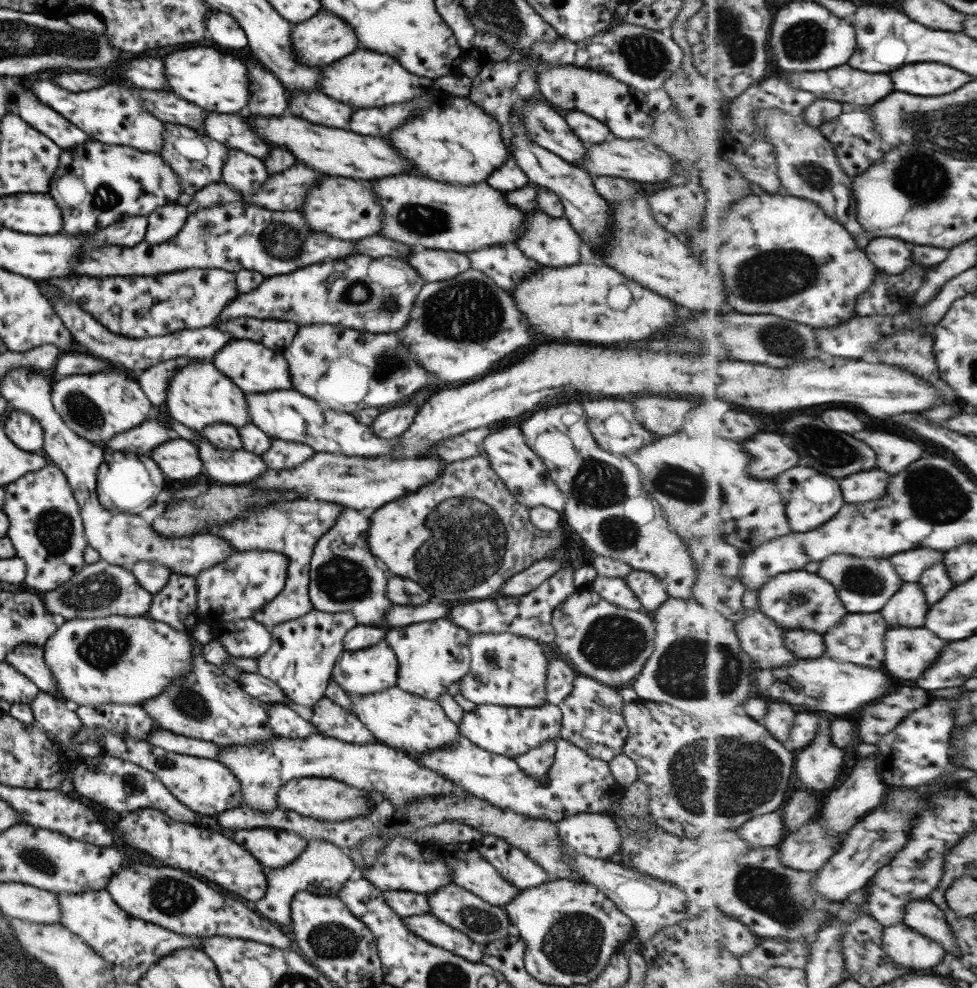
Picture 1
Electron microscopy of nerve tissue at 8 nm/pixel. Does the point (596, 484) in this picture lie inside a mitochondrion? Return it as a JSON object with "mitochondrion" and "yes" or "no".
{"mitochondrion":"yes"}

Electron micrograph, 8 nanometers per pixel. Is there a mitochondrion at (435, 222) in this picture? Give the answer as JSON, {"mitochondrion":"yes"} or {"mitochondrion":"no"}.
{"mitochondrion":"yes"}

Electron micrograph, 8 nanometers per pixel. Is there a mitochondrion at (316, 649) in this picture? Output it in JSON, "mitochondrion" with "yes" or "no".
{"mitochondrion":"no"}

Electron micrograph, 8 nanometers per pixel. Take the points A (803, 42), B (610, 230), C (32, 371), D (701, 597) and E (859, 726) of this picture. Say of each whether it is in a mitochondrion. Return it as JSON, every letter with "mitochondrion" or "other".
{"A":"mitochondrion","B":"other","C":"other","D":"other","E":"other"}

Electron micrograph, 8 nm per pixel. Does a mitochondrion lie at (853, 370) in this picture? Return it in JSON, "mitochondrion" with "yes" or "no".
{"mitochondrion":"no"}

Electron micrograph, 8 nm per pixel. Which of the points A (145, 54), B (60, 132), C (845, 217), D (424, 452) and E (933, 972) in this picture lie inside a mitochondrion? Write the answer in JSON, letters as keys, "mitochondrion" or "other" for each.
{"A":"other","B":"other","C":"other","D":"other","E":"other"}

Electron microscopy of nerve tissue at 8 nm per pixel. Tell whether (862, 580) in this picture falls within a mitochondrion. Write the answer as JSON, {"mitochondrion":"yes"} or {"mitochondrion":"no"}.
{"mitochondrion":"yes"}

